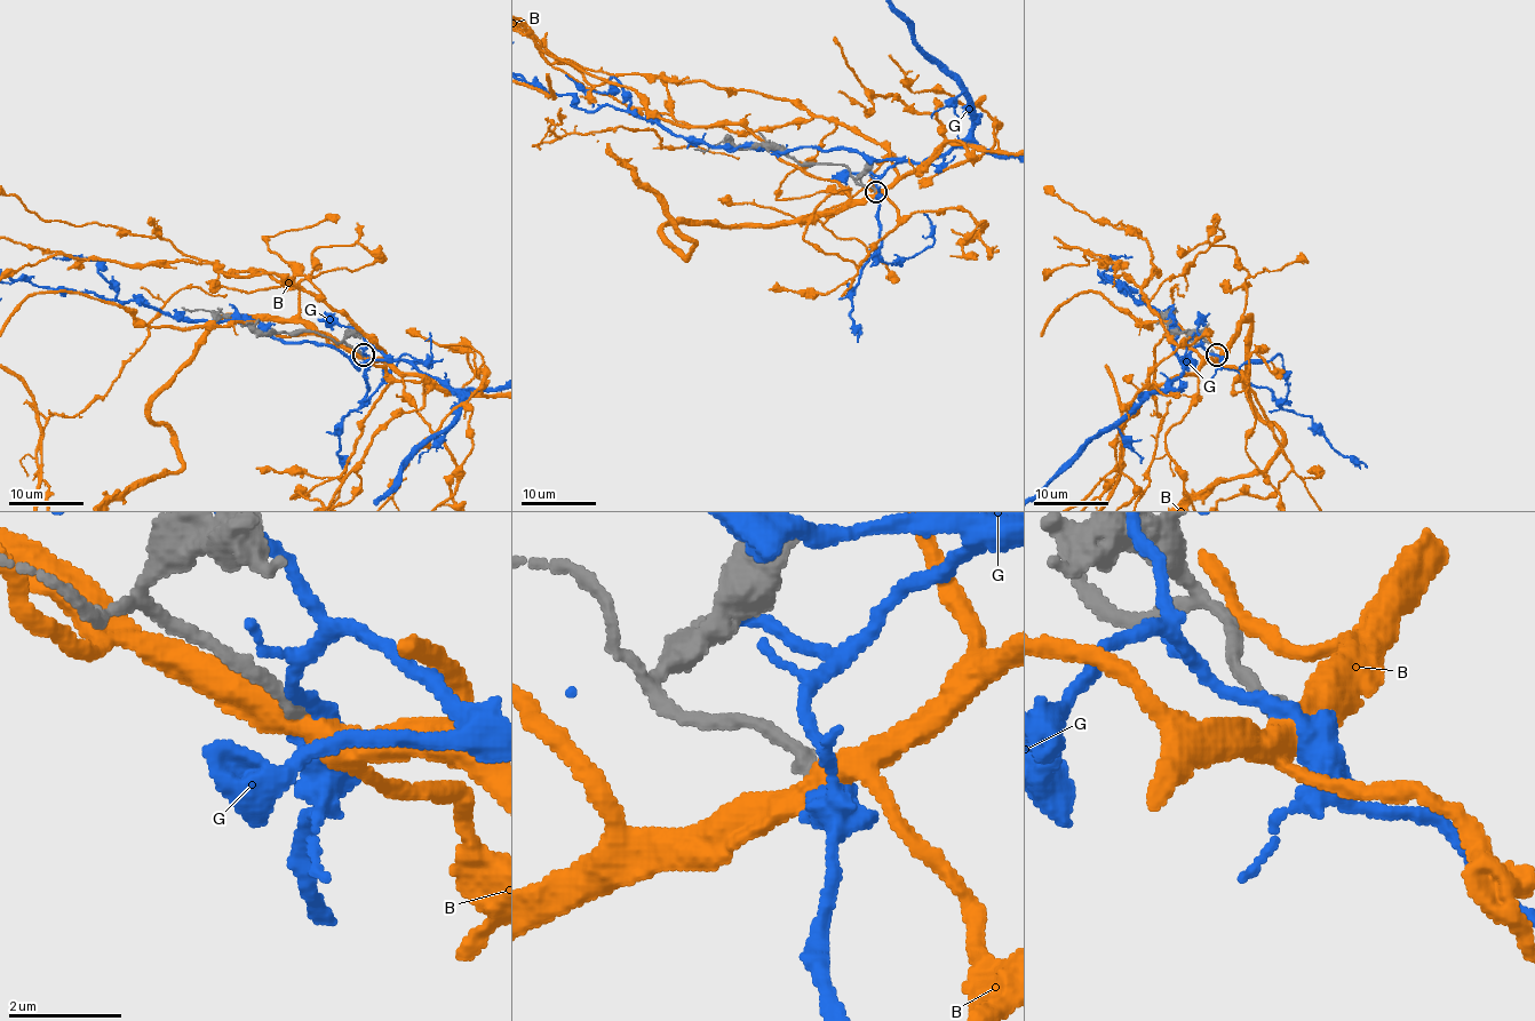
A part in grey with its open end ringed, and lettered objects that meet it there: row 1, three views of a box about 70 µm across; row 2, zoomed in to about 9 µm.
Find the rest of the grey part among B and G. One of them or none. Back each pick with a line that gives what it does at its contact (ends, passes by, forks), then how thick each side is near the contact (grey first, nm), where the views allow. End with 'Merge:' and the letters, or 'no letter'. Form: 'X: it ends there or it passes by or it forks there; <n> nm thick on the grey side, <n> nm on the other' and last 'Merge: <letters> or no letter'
Merge: no letter

